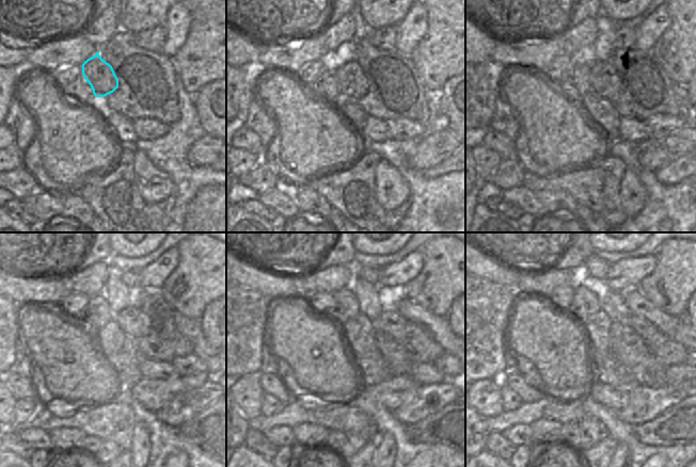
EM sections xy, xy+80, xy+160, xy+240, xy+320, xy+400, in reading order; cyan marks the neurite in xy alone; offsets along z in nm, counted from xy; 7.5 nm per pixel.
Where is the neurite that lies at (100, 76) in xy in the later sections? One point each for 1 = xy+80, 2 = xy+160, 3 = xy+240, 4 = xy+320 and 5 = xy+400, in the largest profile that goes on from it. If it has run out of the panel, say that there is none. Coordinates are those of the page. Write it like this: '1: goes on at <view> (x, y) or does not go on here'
1: goes on at xy+80 (352, 83)
2: goes on at xy+160 (601, 77)
3: goes on at xy+240 (131, 320)
4: goes on at xy+320 (390, 321)
5: goes on at xy+400 (638, 324)

